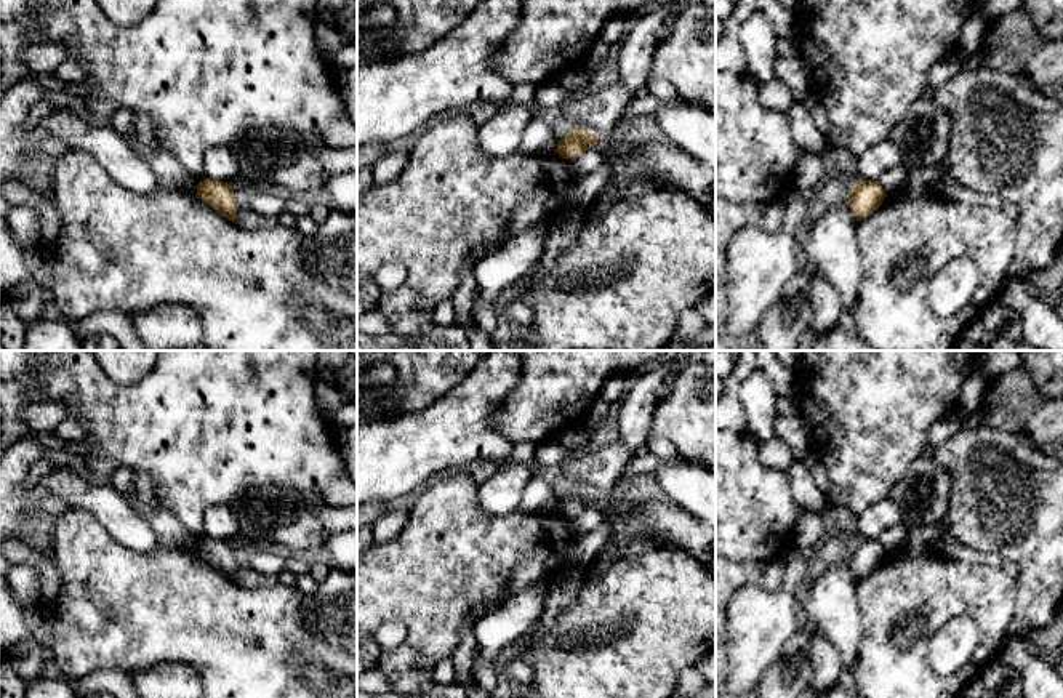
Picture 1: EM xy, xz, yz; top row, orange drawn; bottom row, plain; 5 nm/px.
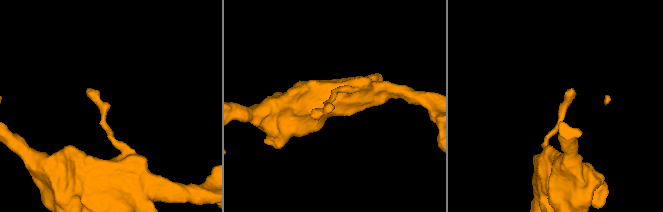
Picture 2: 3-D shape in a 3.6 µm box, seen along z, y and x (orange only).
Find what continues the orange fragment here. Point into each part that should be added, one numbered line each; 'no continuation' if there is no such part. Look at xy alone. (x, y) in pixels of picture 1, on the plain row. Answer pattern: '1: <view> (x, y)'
no continuation

